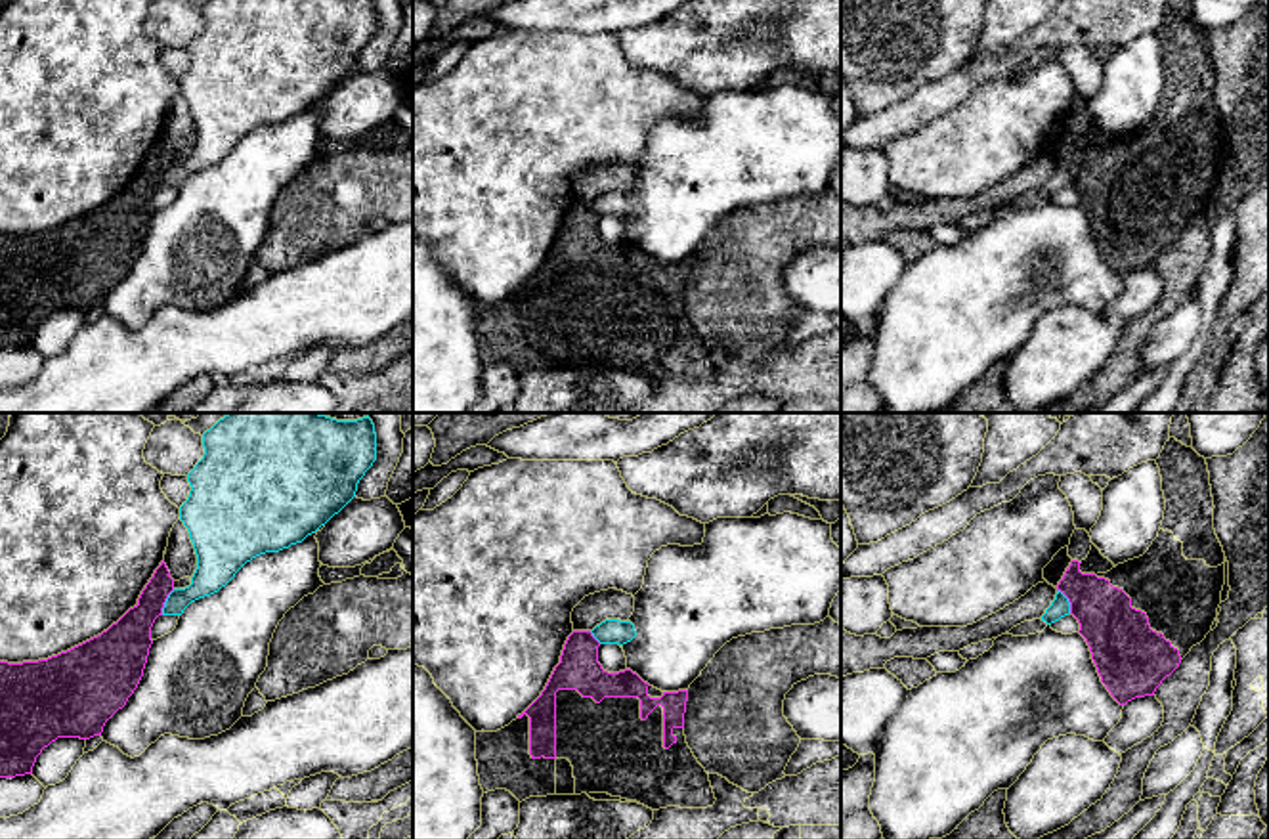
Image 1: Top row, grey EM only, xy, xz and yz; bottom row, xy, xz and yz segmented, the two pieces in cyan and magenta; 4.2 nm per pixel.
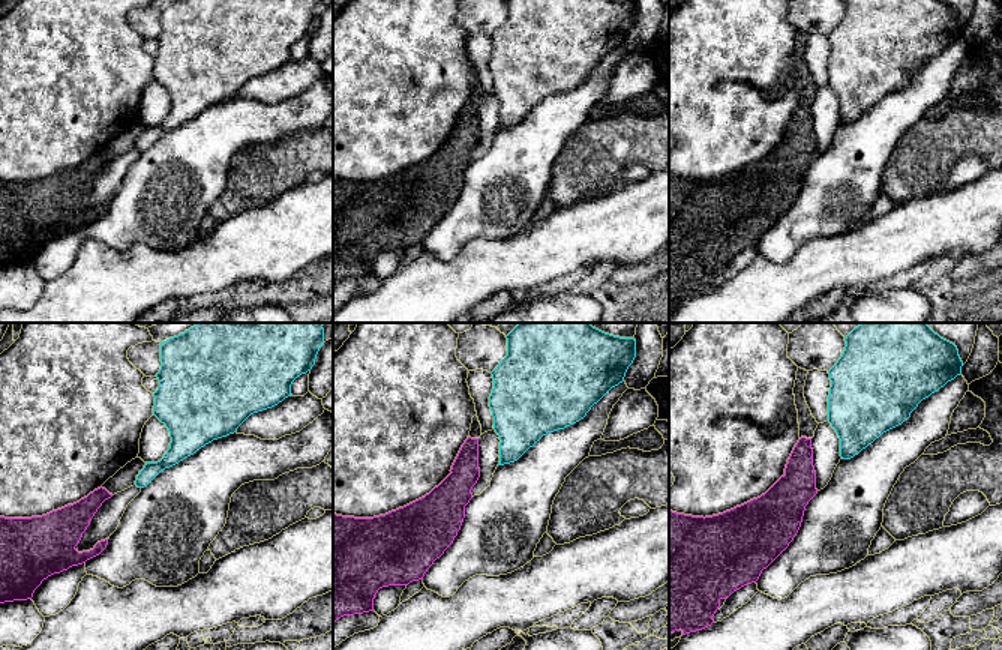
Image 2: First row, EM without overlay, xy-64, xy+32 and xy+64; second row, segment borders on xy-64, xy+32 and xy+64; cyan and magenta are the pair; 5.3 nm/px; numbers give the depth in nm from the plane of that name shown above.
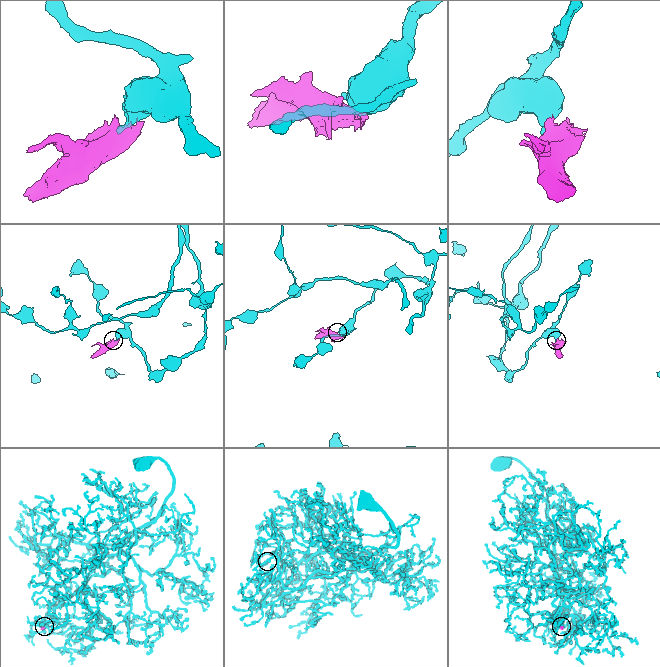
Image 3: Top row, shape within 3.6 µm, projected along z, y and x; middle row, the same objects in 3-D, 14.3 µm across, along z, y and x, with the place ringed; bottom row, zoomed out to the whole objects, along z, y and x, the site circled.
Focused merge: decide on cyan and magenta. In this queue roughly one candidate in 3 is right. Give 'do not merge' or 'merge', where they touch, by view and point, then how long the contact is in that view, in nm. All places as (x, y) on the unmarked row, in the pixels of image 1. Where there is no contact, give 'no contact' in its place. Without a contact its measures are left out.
do not merge; meets cyan in xy at (165, 174); contact 130 nm long

